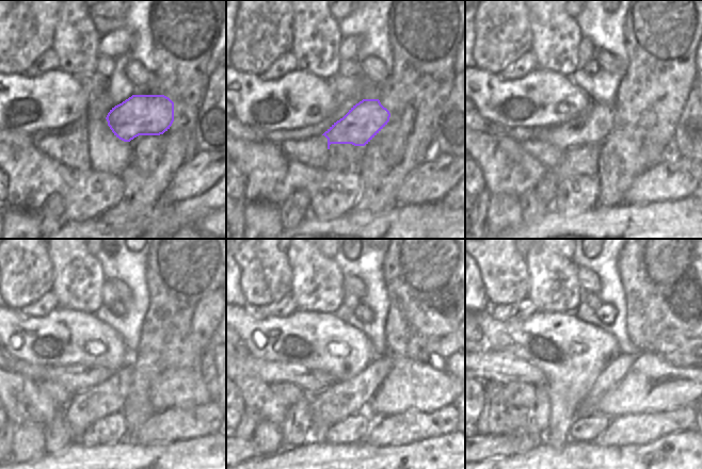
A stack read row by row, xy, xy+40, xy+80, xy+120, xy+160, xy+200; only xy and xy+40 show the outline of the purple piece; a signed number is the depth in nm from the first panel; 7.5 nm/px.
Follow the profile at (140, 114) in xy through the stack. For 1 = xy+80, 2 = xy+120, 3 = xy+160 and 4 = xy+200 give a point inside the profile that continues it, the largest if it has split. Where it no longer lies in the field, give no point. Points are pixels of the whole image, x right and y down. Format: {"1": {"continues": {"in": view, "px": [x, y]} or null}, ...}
{"1": {"continues": {"in": "xy+80", "px": [592, 128]}}, "2": {"continues": {"in": "xy+120", "px": [76, 378]}}, "3": {"continues": {"in": "xy+160", "px": [312, 382]}}, "4": {"continues": {"in": "xy+200", "px": [503, 367]}}}

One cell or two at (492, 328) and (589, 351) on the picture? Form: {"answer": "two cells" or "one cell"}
{"answer": "one cell"}

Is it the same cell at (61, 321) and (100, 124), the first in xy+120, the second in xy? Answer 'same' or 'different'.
different

